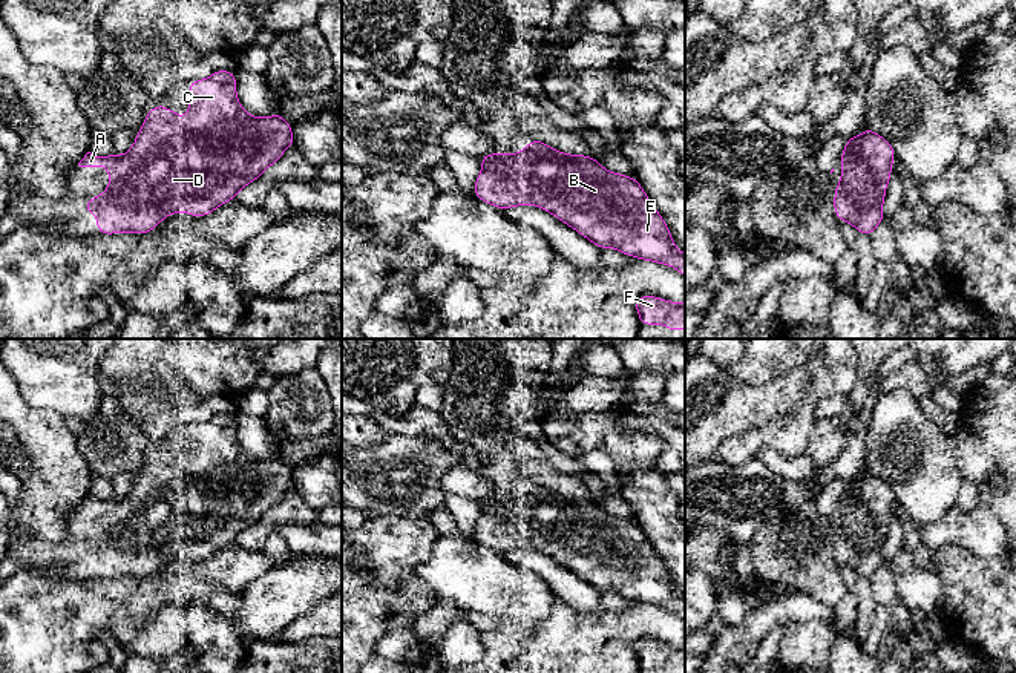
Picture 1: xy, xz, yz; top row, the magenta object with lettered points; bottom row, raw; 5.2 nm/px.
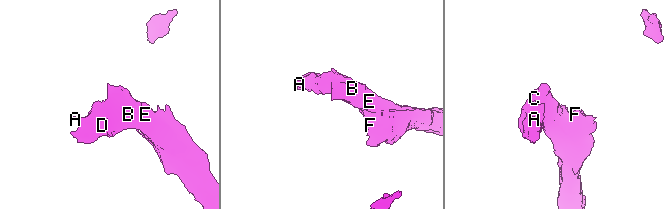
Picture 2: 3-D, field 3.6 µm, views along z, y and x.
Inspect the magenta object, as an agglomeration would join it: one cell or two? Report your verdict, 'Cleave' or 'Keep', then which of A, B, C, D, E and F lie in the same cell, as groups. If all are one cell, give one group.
Keep. Groups: A B C D E F

